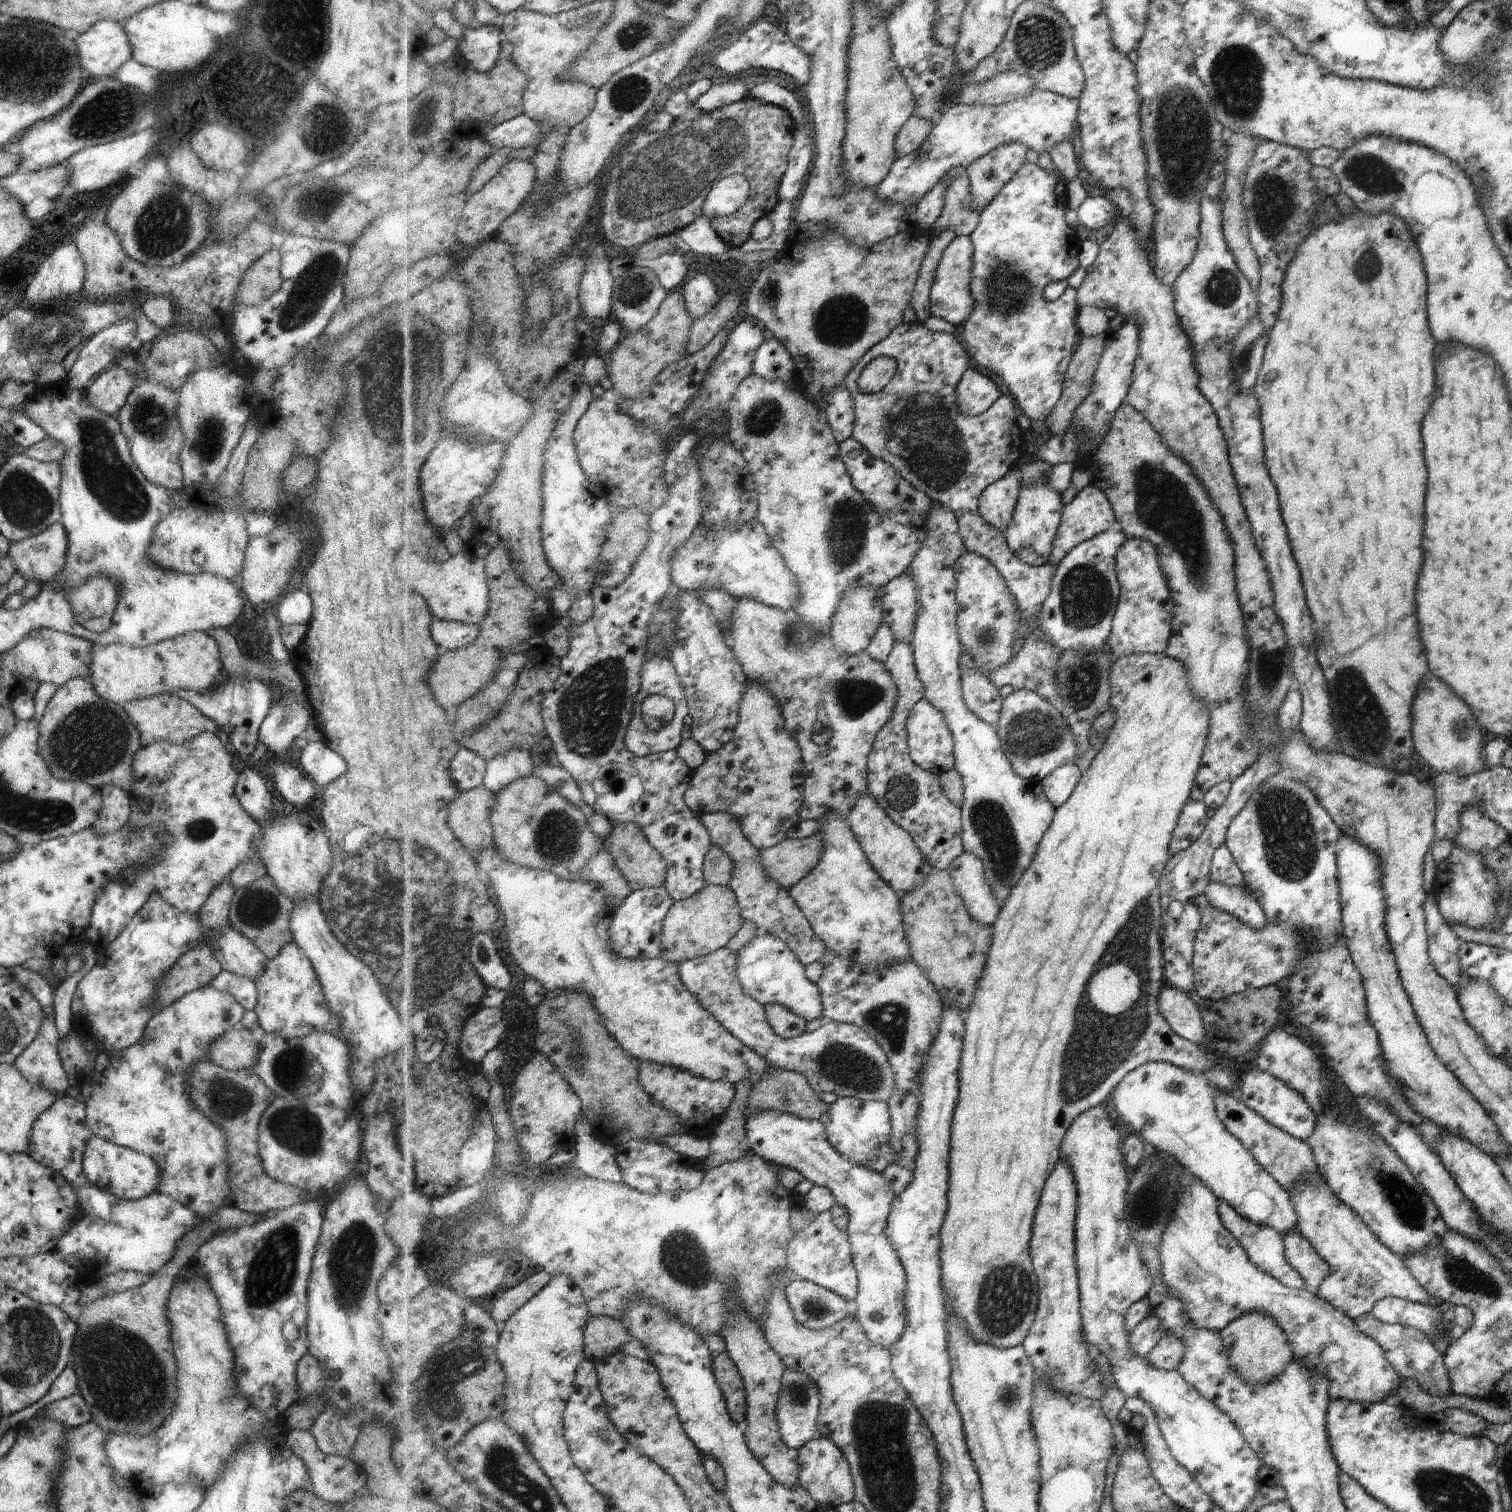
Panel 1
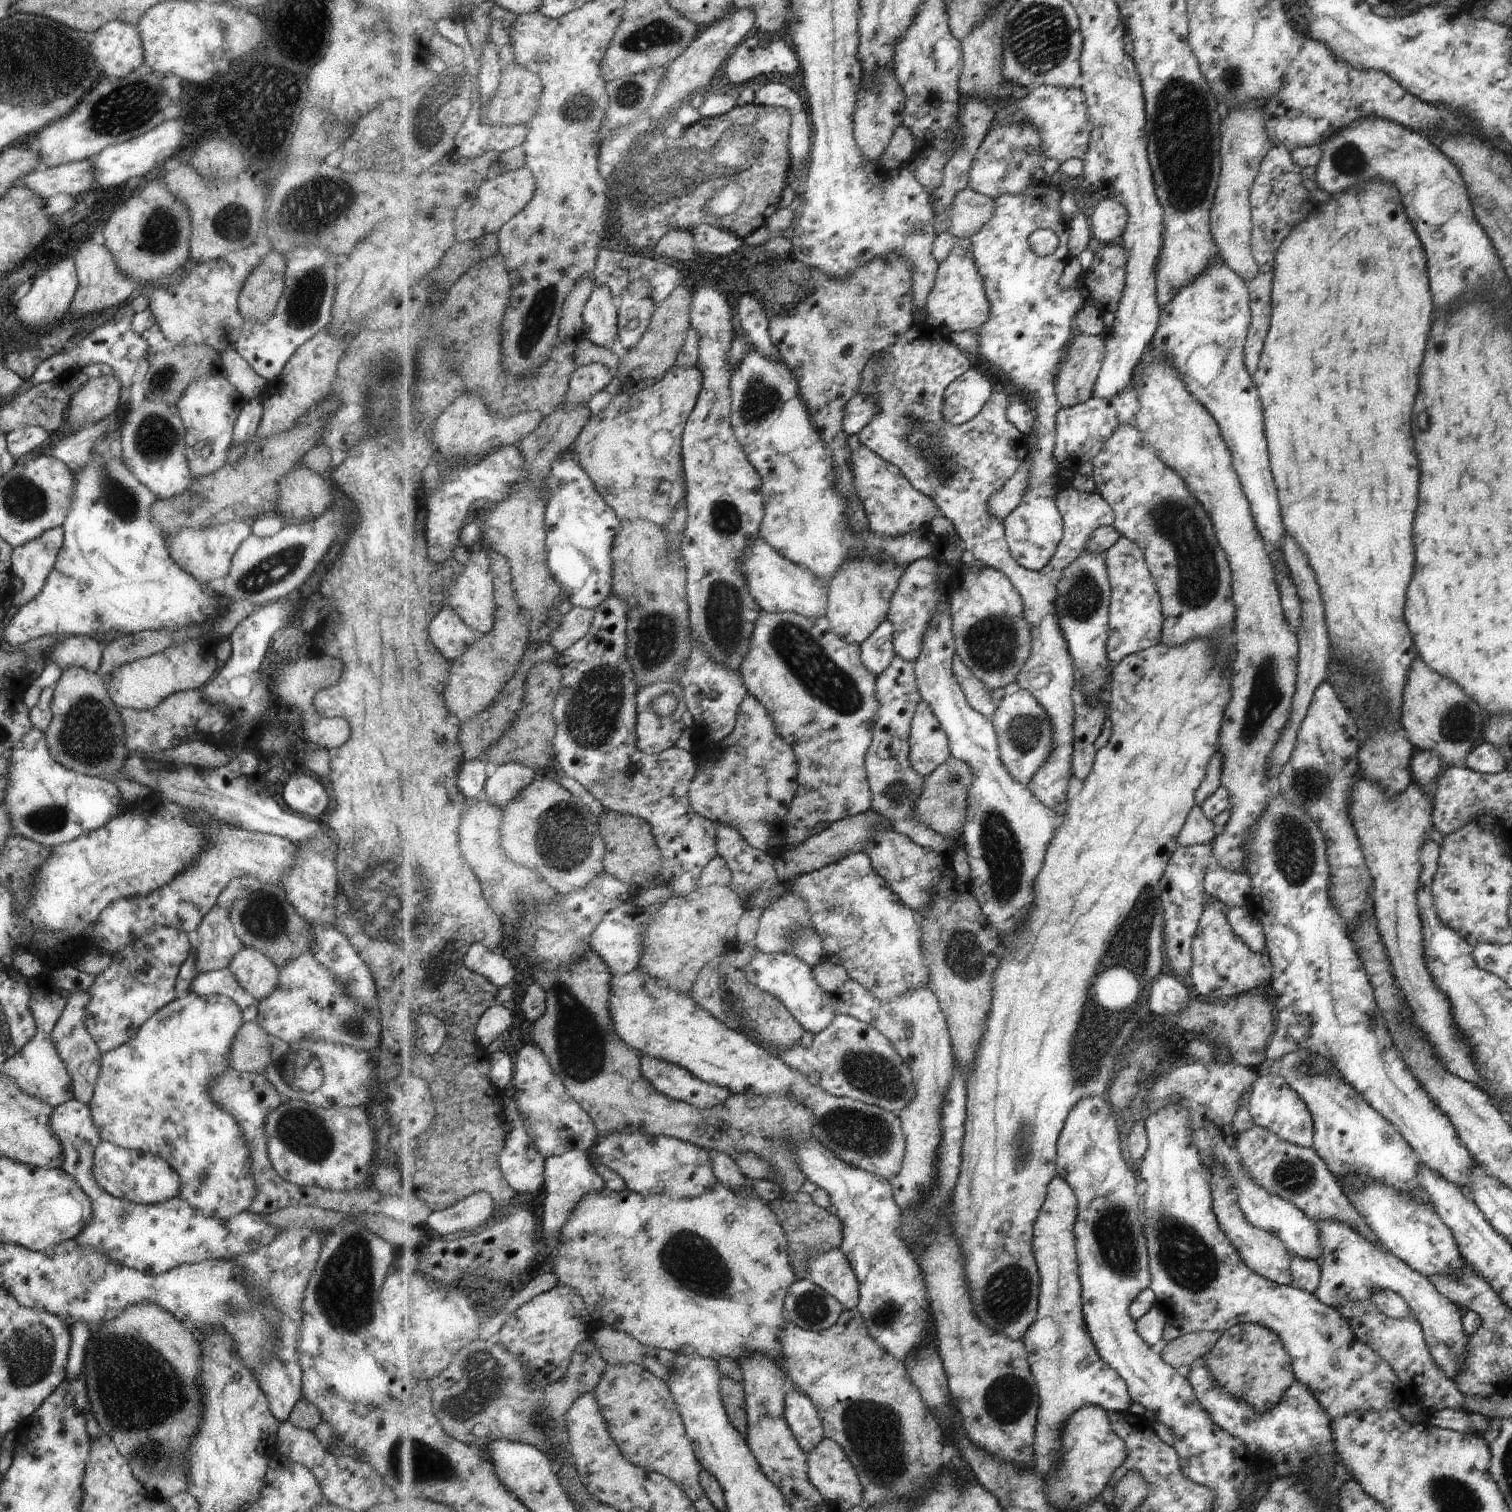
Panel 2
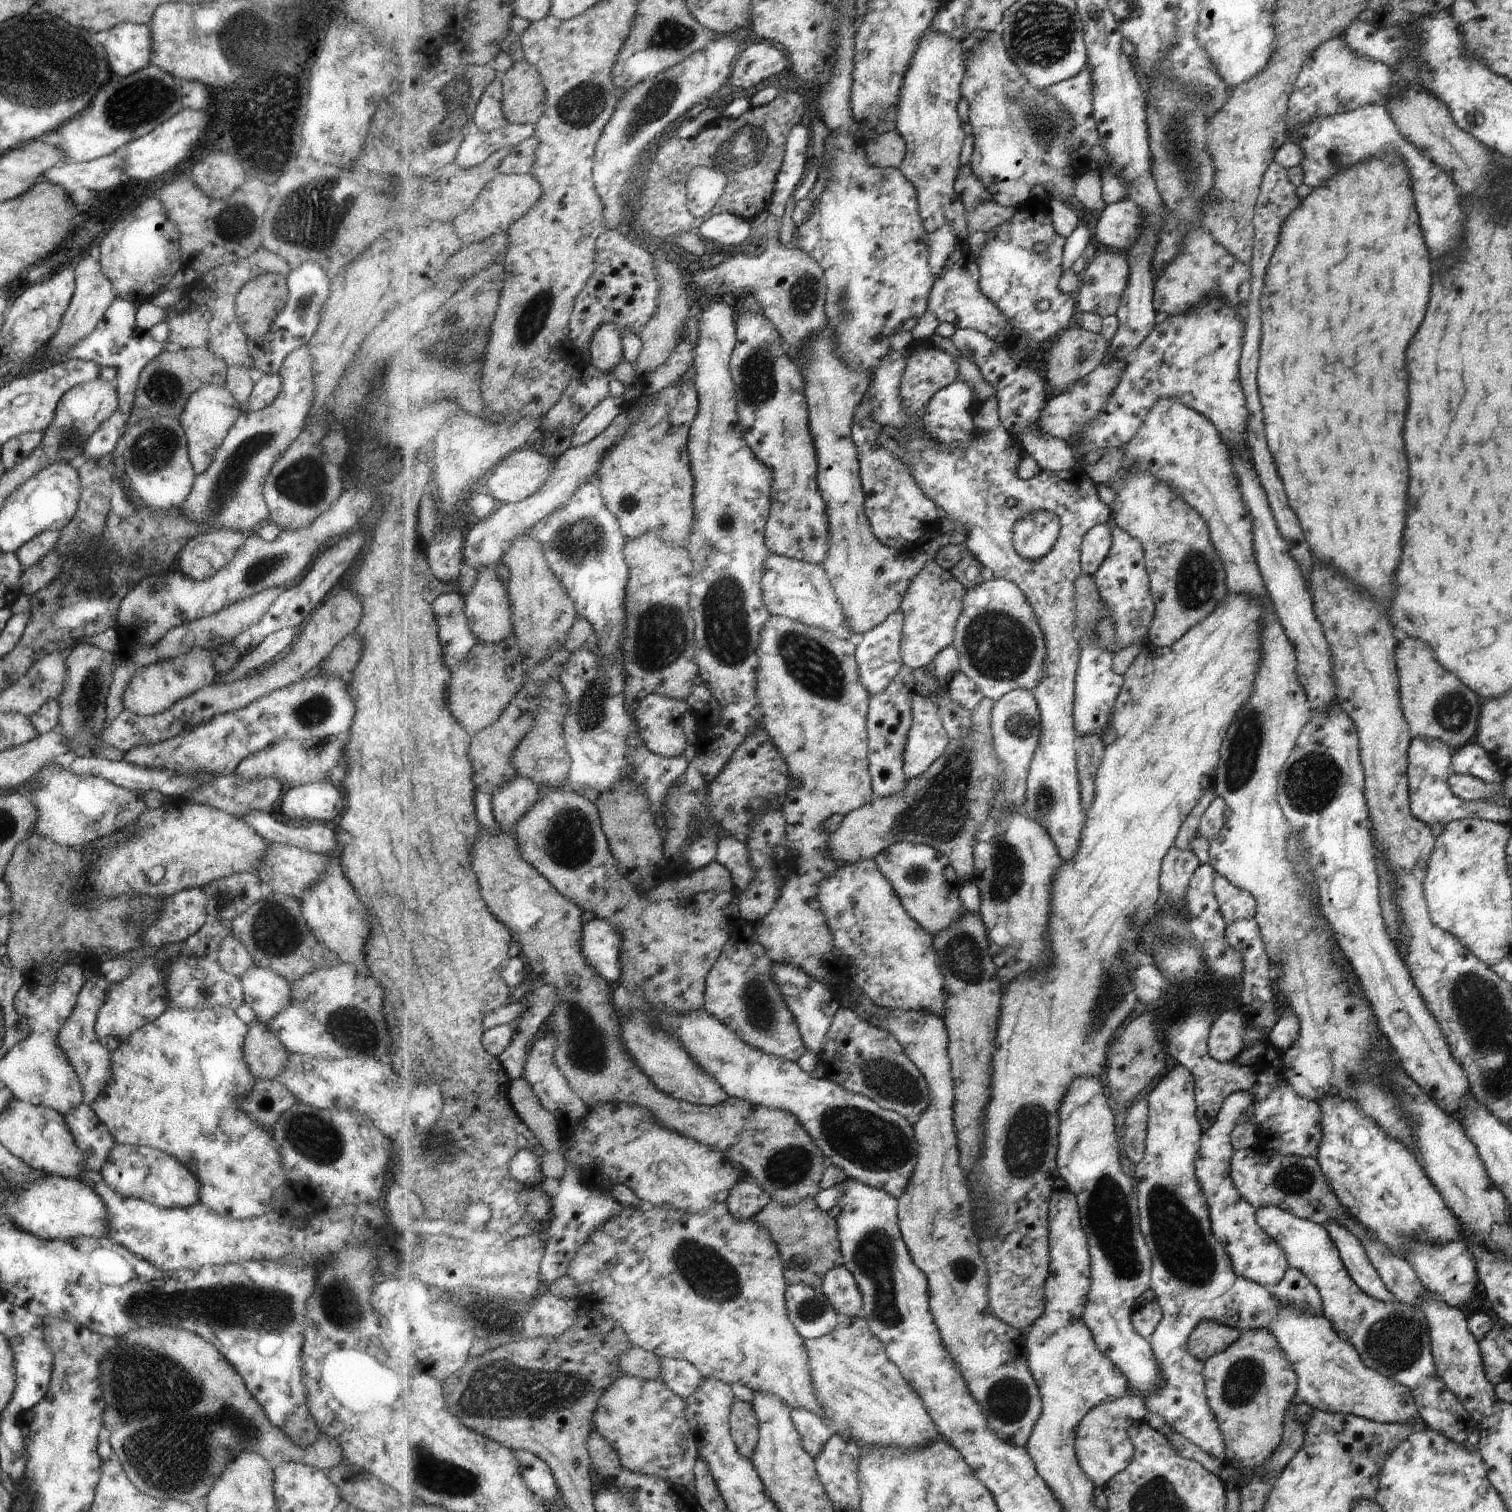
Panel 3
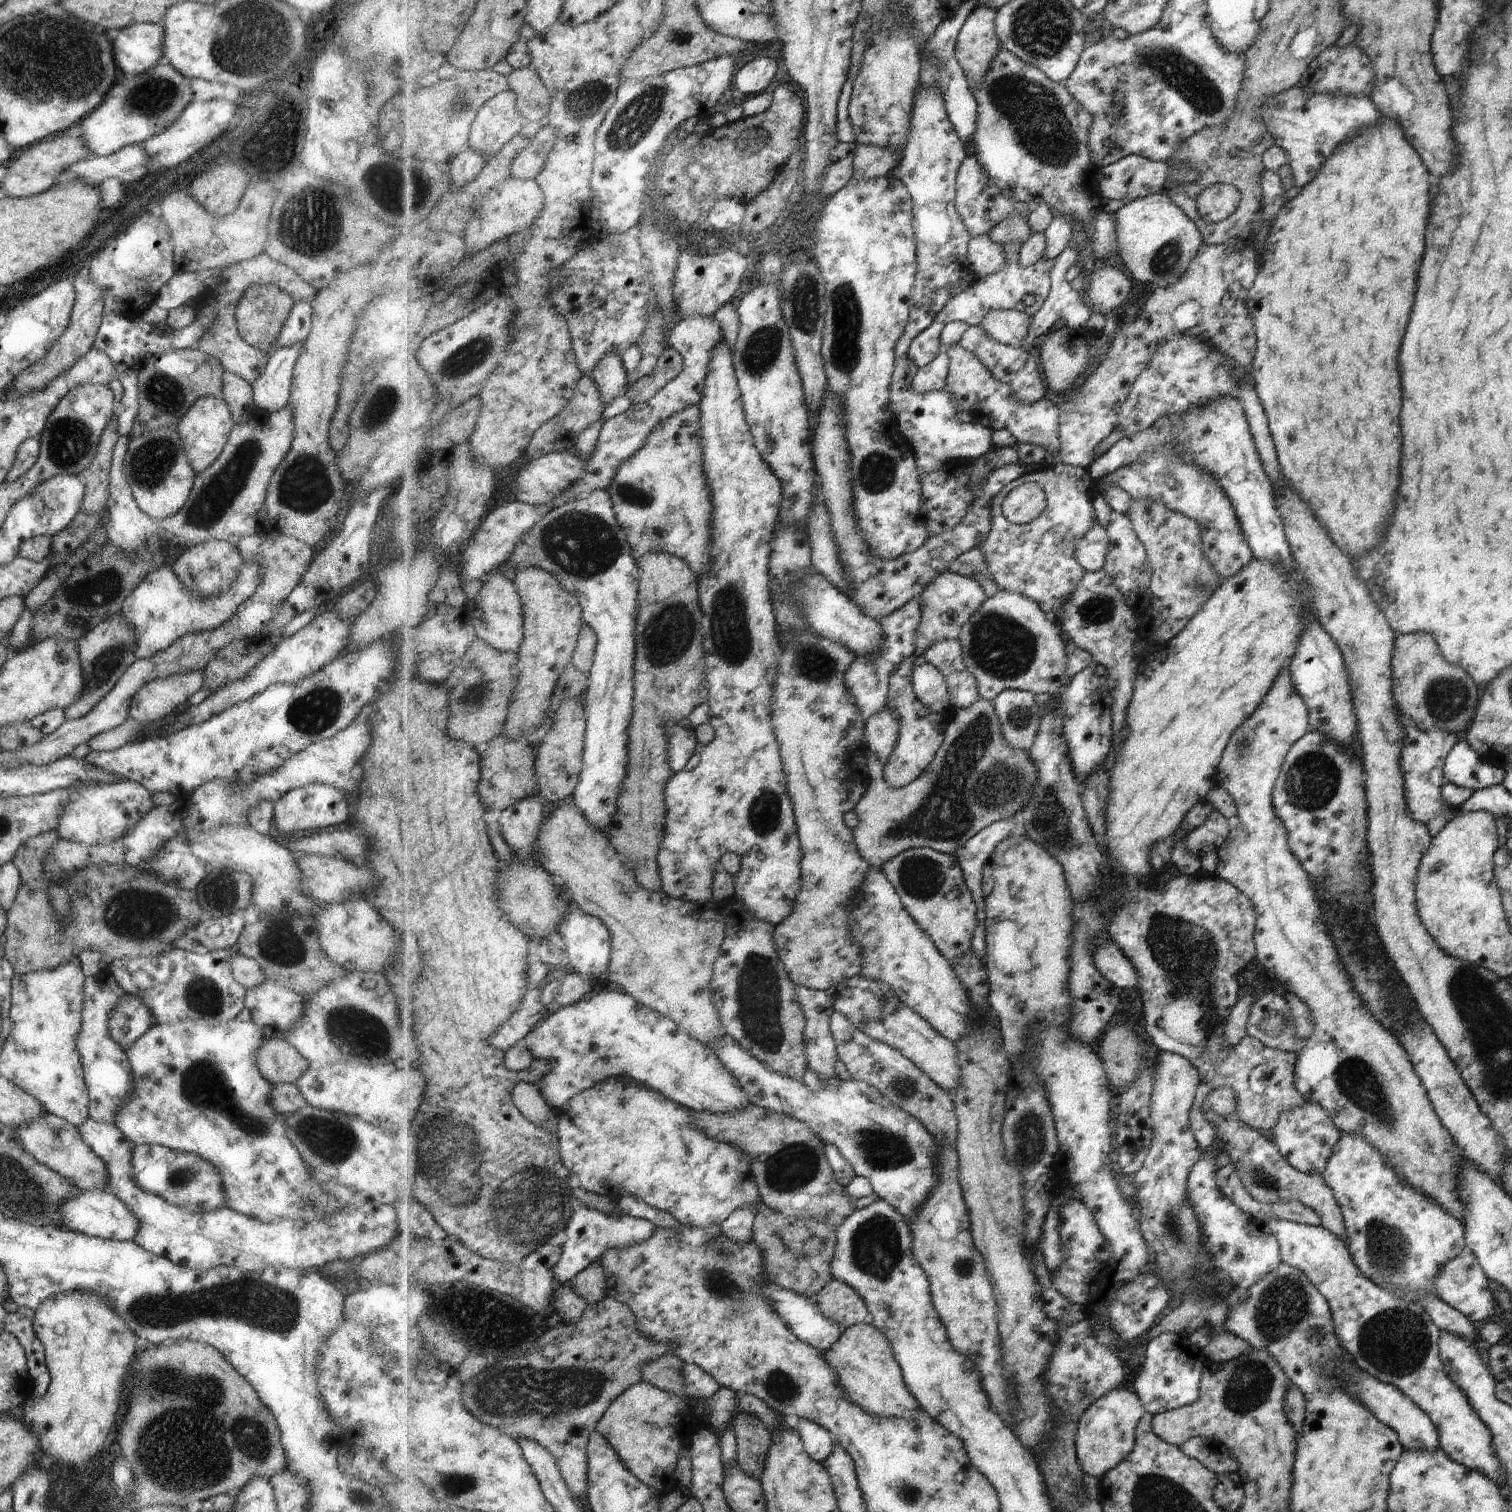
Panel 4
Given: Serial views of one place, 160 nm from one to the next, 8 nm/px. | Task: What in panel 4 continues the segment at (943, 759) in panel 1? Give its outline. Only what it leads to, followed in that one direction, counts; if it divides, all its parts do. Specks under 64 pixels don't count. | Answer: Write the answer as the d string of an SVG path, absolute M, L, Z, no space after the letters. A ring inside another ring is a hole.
M915 654L910 656L896 668L890 680L888 707L900 716L901 726L896 750L884 766L884 777L894 789L902 789L904 786L916 781L936 759L946 737L946 728L949 723L941 716L941 713L925 706L914 689L912 672L915 667L925 663L926 660L923 655Z

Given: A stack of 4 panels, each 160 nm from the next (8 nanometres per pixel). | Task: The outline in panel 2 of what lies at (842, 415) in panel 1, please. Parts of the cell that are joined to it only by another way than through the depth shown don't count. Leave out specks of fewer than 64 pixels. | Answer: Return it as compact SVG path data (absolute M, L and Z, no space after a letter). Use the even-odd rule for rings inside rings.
M865 394L856 395L845 408L844 428L851 435L859 435L864 430L880 409L877 408L877 400L873 396Z

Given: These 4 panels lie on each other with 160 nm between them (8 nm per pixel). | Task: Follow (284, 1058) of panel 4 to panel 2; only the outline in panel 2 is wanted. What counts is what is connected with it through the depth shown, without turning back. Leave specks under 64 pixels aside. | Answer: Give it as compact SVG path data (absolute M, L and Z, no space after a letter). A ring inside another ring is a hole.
M255 1020L242 1021L231 1041L228 1056L229 1068L261 1075L270 1061L272 1037Z

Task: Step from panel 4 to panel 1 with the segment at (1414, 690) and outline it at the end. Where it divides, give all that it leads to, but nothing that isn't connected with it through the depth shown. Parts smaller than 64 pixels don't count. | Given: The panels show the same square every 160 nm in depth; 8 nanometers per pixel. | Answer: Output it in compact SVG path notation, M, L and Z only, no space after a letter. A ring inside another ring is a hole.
M1427 678L1419 684L1411 702L1411 742L1416 758L1422 758L1434 772L1465 778L1487 769L1485 760L1481 760L1485 745L1479 729L1469 708L1443 682Z

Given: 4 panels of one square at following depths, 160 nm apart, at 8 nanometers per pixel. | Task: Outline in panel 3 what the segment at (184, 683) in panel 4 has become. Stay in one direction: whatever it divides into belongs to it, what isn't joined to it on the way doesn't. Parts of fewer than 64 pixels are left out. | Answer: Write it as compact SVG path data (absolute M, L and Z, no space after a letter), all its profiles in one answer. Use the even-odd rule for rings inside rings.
M191 649L186 654L175 656L175 658L165 658L152 664L145 664L143 668L133 672L133 676L129 678L121 696L121 706L138 716L158 714L169 708L175 700L180 700L183 696L213 683L215 674L209 650Z

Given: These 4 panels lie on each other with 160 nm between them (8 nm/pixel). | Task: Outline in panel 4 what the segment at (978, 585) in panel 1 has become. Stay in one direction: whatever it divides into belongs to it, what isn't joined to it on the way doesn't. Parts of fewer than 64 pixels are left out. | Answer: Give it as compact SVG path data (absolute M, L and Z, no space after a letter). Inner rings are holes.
M1001 589L994 597L988 597L964 626L958 639L963 649L963 660L980 685L981 698L993 701L1007 689L1029 691L1034 695L1045 692L1051 696L1061 697L1072 679L1068 675L1066 637L1059 621L1049 616L1036 600L1021 593L1011 592L1009 589Z

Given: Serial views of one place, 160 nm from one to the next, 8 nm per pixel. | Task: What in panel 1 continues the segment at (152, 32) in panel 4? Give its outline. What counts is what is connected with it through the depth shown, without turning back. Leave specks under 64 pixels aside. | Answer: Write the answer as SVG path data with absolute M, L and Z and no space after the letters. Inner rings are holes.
M111 20L95 22L87 32L75 38L77 64L89 77L109 78L109 74L131 59L129 44L121 23Z

